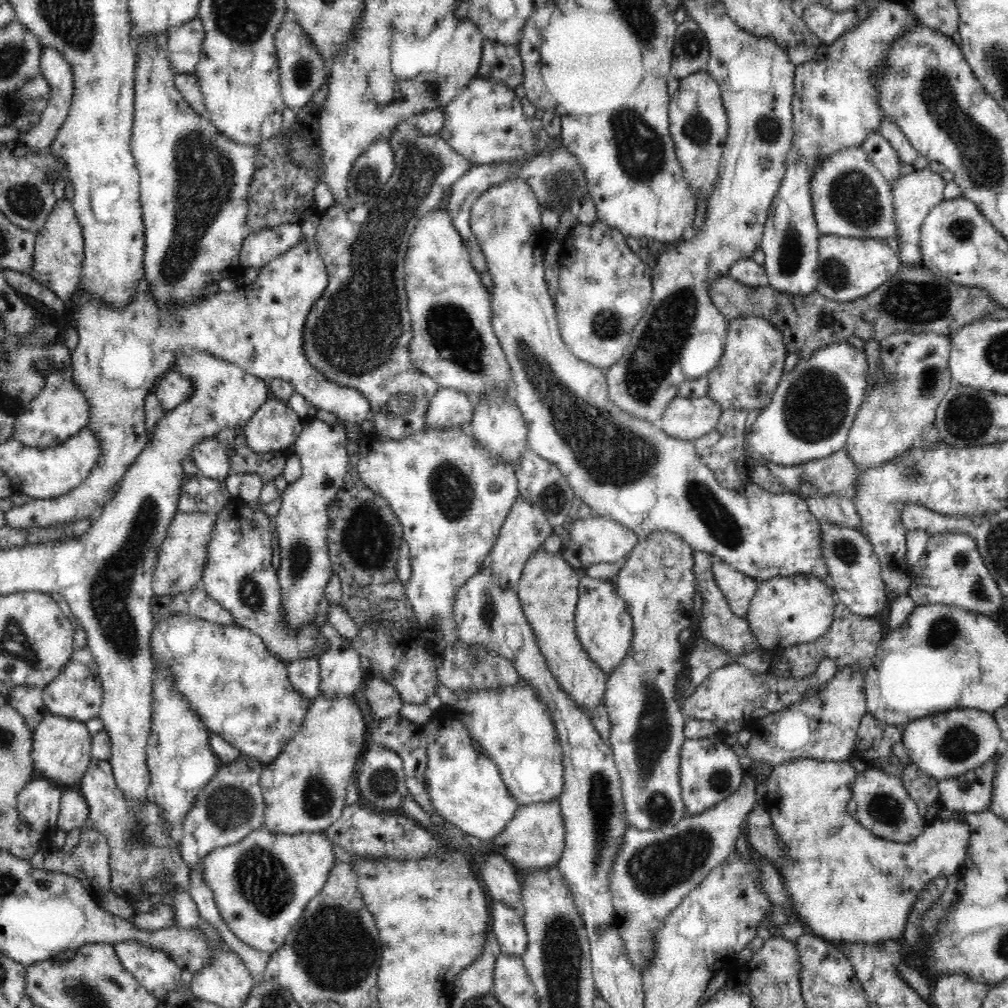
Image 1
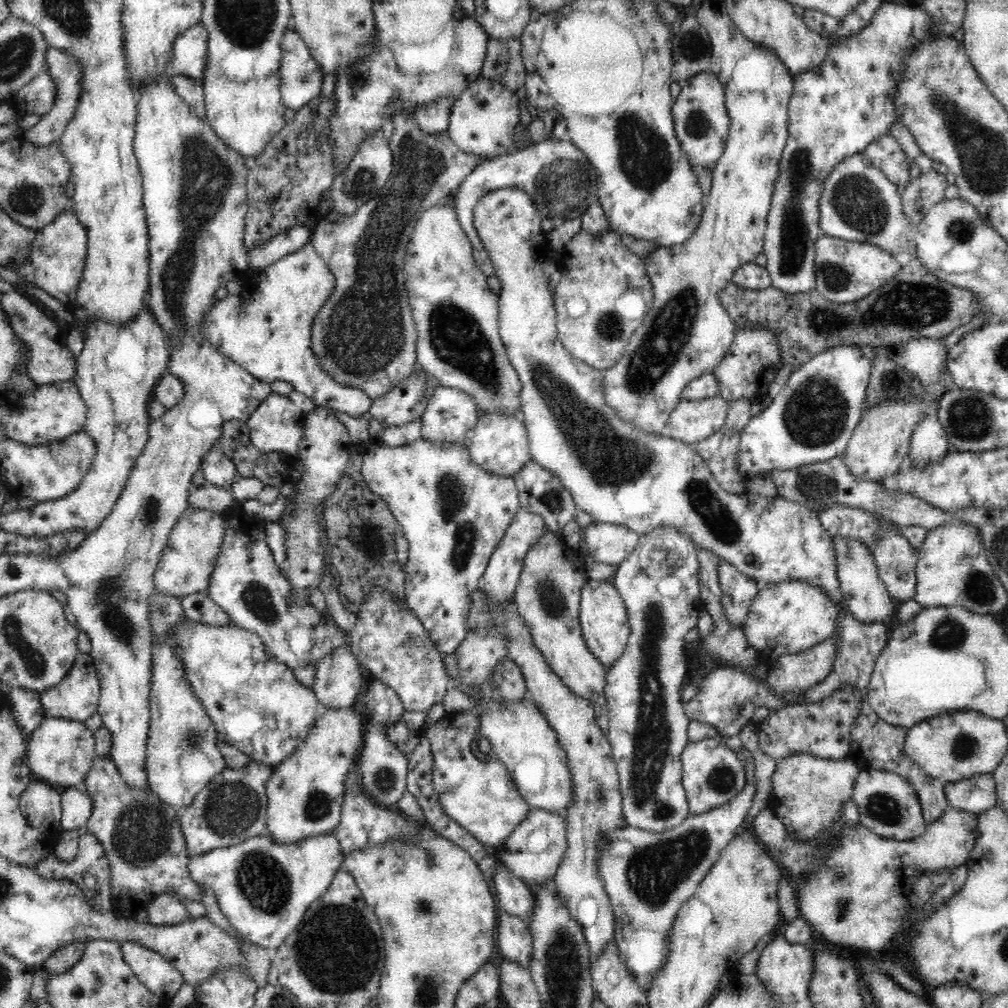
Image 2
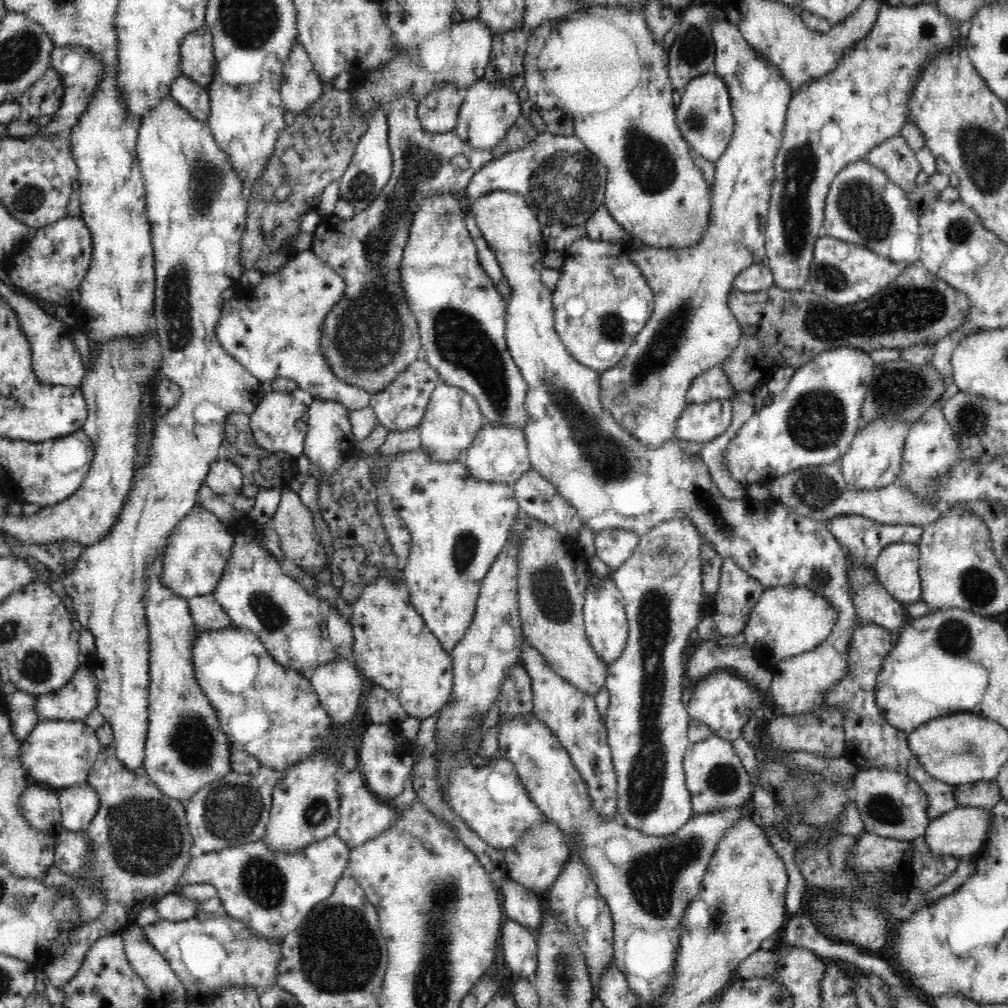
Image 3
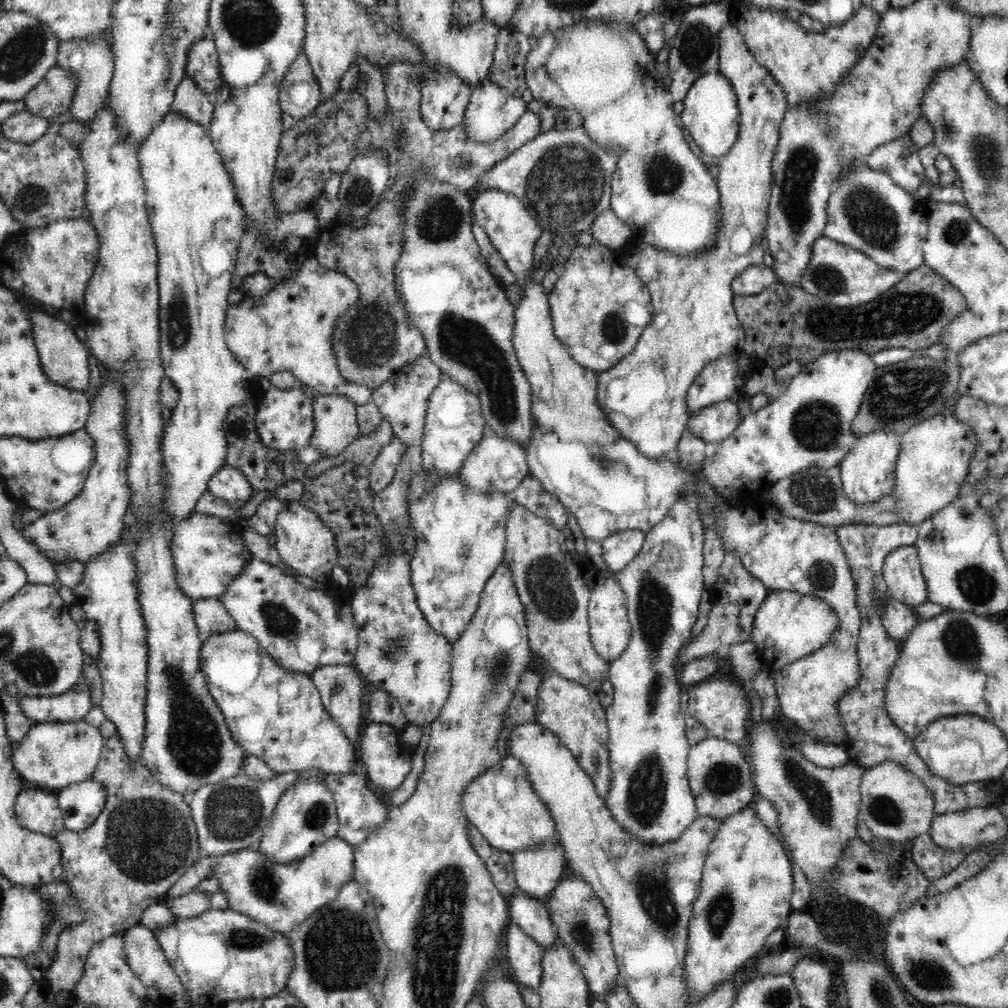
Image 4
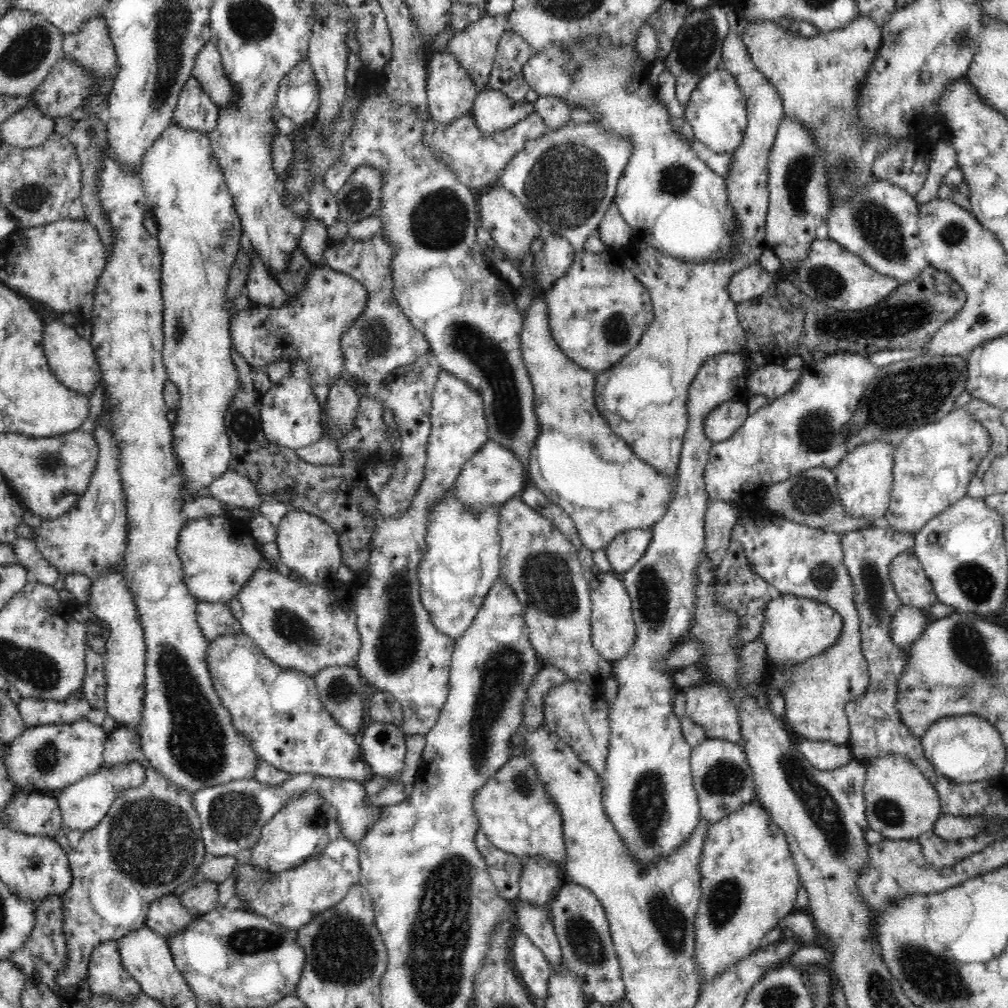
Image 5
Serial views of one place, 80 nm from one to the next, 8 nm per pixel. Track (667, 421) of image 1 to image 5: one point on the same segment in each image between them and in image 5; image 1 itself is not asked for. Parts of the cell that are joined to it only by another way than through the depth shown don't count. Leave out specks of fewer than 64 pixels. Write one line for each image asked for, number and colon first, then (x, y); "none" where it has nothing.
2: (691, 421)
3: (702, 422)
4: (714, 423)
5: (720, 424)

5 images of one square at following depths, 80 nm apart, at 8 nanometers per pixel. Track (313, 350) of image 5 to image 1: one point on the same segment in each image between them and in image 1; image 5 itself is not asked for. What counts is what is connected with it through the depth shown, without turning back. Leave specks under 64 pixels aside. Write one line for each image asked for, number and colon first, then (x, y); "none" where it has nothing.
1: (121, 351)
2: (268, 332)
3: (275, 332)
4: (289, 328)

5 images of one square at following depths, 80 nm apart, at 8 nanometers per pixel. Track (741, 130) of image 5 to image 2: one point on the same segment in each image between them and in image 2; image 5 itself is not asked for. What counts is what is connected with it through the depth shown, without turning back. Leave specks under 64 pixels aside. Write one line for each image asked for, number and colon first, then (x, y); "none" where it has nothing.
2: (701, 121)
3: (704, 116)
4: (710, 112)

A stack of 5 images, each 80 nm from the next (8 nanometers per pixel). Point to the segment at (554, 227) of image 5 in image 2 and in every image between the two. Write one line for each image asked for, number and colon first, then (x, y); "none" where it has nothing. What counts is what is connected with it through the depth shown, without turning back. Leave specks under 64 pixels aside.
2: (563, 185)
3: (564, 184)
4: (564, 178)

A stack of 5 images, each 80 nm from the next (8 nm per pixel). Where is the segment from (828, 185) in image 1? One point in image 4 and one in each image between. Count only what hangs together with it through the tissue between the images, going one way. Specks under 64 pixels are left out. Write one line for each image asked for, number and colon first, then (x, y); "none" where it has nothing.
2: (858, 203)
3: (863, 206)
4: (867, 210)

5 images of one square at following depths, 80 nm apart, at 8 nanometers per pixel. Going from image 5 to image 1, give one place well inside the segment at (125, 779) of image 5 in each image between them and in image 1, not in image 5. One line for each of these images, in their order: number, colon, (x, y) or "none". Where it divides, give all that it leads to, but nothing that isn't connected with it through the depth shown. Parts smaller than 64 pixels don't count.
1: (74, 810)
2: (76, 804)
3: (79, 803)
4: (82, 802)

